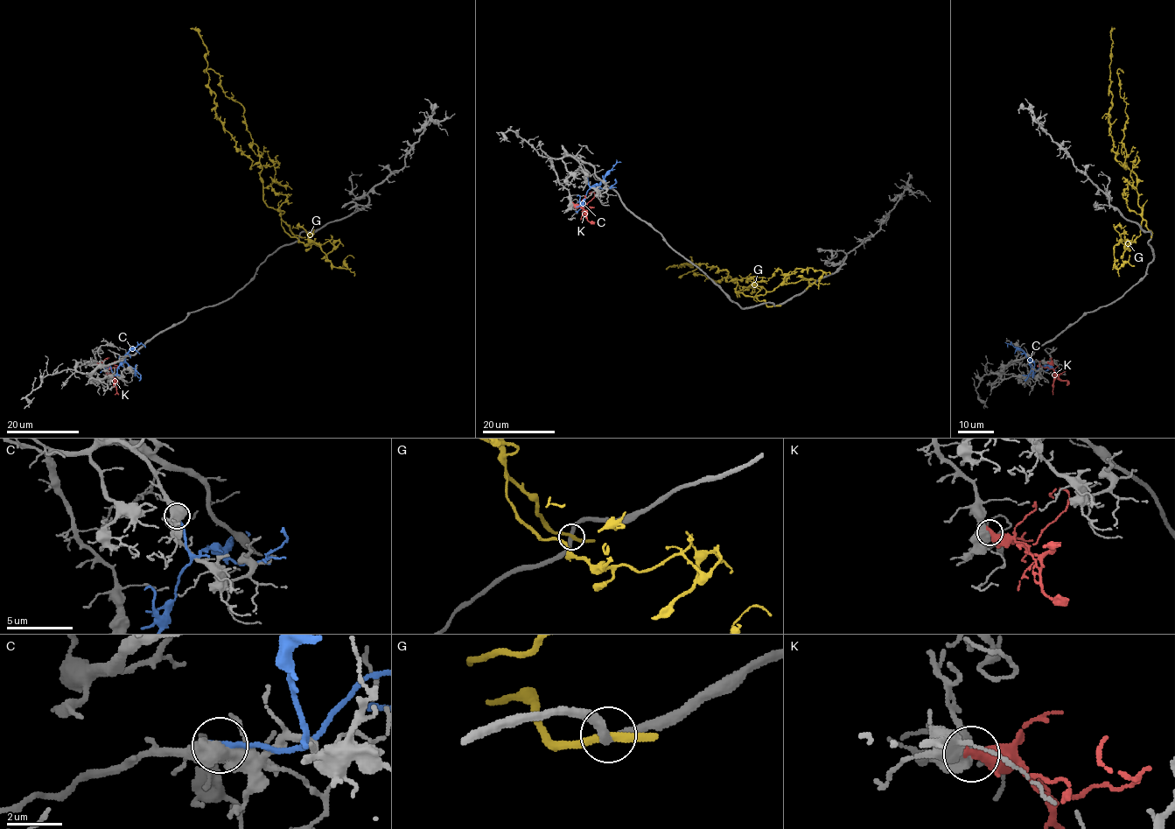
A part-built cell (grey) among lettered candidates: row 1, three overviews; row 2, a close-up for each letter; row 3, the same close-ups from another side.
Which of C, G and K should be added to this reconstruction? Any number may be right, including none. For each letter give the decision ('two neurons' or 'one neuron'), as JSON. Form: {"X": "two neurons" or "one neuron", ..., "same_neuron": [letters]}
{"C": "two neurons", "G": "two neurons", "K": "one neuron", "same_neuron": ["K"]}

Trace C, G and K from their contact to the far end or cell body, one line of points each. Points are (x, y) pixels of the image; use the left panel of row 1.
C: (110, 375), (115, 375), (129, 351), (142, 344), (145, 347)
G: (299, 235), (267, 204), (262, 166), (250, 168), (253, 162), (236, 146), (215, 111), (206, 45), (190, 28)
K: (97, 362), (103, 364), (114, 378), (115, 395)

